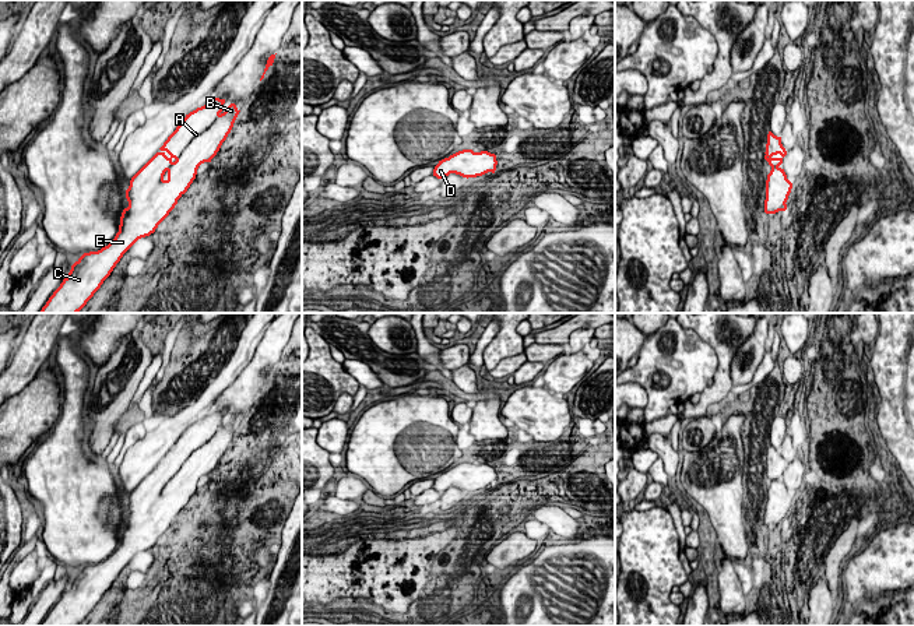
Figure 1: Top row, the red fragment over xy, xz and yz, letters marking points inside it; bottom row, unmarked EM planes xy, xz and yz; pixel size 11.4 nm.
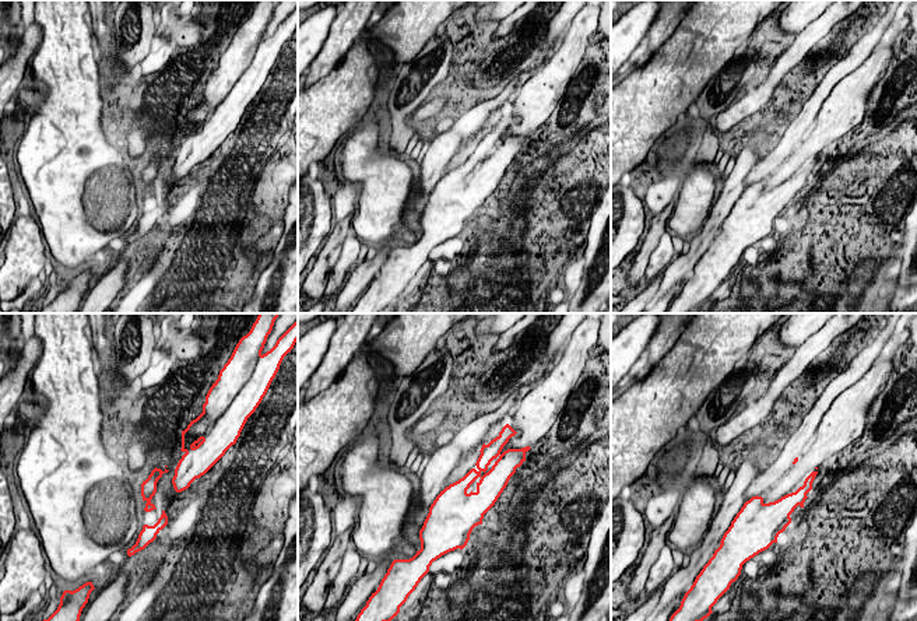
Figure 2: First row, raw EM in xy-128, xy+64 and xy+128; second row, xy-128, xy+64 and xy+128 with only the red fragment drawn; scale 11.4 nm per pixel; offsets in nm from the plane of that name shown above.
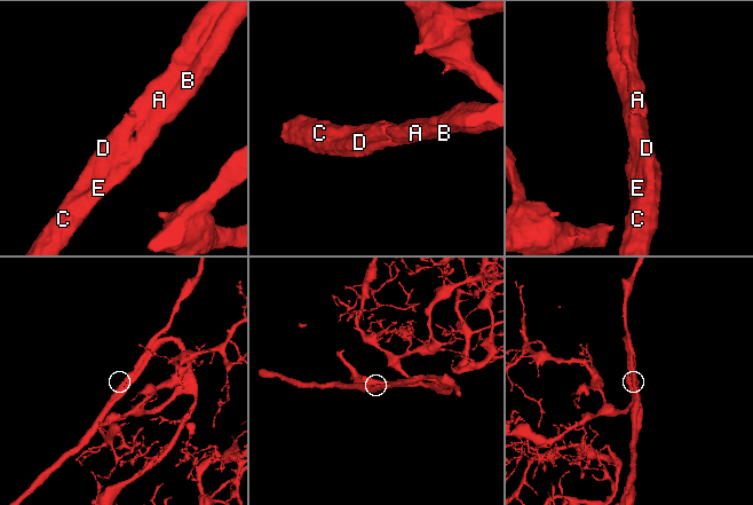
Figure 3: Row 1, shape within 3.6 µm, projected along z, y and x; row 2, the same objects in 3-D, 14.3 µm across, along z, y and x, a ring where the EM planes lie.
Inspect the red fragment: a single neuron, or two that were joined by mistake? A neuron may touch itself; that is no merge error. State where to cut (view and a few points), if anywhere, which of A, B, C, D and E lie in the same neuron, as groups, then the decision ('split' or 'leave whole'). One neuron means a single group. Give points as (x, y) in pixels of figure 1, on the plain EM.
no cut | A B C D E | leave whole

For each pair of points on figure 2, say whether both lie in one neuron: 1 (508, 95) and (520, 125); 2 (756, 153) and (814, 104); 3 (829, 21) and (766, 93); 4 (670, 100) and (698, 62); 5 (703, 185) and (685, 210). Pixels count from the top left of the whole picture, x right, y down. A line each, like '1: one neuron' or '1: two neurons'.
1: two neurons
2: two neurons
3: one neuron
4: one neuron
5: one neuron

